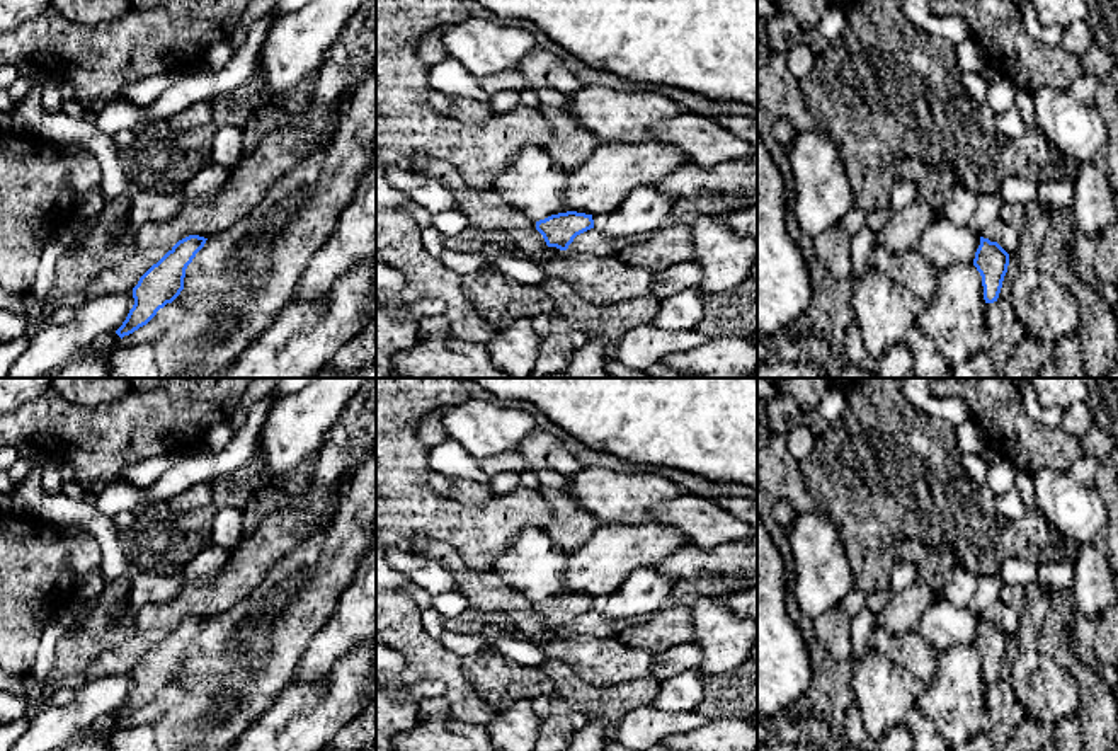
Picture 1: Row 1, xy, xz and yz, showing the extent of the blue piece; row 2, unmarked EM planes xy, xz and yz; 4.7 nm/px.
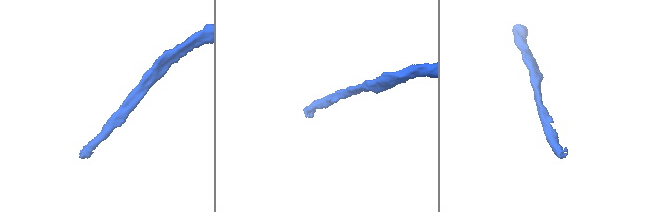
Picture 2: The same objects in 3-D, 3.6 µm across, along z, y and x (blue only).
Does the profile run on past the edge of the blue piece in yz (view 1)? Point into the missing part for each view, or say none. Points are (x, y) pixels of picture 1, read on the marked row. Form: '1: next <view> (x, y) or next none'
1: next none

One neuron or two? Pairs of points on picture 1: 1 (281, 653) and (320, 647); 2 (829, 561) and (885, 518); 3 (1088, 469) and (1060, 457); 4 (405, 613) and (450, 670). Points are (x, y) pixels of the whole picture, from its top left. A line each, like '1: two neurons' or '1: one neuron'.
1: two neurons
2: two neurons
3: two neurons
4: one neuron

